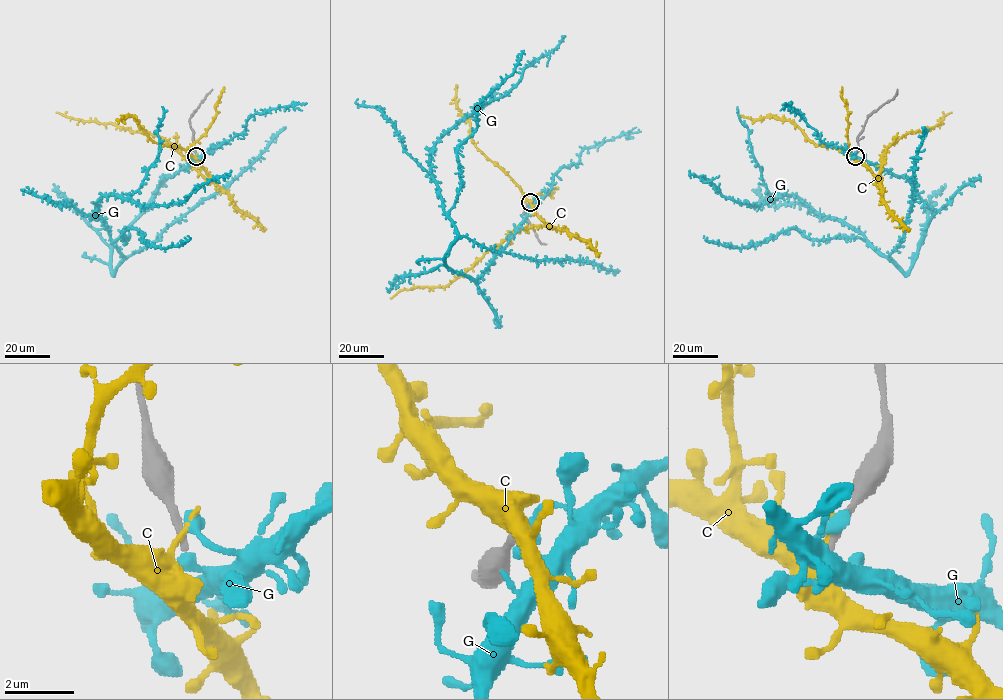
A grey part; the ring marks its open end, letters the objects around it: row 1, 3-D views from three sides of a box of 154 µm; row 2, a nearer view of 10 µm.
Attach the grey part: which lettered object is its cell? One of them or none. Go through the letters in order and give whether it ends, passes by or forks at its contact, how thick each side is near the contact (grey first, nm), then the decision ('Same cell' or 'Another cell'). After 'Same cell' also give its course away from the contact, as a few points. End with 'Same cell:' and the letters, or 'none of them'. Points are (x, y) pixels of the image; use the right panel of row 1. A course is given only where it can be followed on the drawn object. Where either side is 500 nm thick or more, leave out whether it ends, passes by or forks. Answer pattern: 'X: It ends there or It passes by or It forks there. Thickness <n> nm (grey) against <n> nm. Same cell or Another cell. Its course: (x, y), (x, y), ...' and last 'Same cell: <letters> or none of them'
C: It ends there. Thickness 240 nm (grey) against 240 nm. Another cell
G: It ends there. Thickness 260 nm (grey) against 400 nm. Another cell
Same cell: none of them

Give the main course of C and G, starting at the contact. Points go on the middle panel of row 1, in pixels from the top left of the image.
C: (530, 202), (544, 225), (517, 229), (445, 286), (400, 290), (390, 298)
G: (530, 202), (477, 279), (451, 269), (445, 255), (457, 228), (431, 149), (565, 36)

